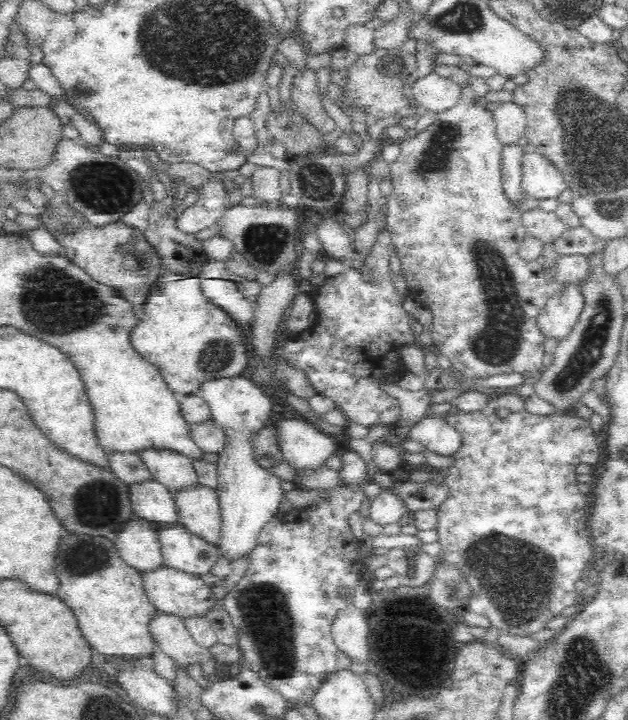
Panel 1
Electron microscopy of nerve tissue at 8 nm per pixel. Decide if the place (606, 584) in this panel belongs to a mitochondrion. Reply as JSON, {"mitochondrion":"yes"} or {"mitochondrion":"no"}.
{"mitochondrion":"no"}

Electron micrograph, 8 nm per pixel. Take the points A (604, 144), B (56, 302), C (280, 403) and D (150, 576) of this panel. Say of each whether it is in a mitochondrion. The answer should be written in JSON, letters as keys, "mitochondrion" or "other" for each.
{"A":"mitochondrion","B":"mitochondrion","C":"other","D":"other"}

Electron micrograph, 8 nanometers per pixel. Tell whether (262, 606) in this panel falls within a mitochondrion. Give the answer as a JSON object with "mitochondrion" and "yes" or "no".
{"mitochondrion":"yes"}

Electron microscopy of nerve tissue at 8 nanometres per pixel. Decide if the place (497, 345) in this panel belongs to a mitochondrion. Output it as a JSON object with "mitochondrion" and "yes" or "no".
{"mitochondrion":"yes"}

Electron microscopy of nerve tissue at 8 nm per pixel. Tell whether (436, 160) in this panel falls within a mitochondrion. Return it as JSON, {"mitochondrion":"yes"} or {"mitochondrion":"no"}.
{"mitochondrion":"yes"}

